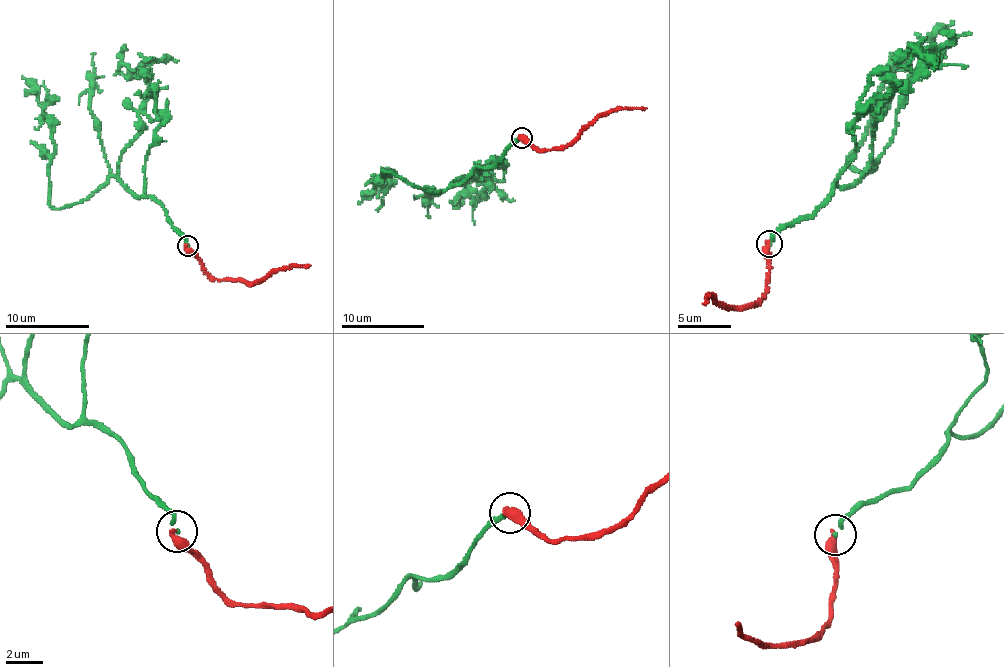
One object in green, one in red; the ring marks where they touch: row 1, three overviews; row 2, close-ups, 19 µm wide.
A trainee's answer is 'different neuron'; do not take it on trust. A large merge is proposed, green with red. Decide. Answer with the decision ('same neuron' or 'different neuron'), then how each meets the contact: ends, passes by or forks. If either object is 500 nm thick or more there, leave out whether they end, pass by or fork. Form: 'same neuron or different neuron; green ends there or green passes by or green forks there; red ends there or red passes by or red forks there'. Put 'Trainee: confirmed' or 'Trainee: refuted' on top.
Trainee: confirmed
different neuron; green ends there; red ends there

